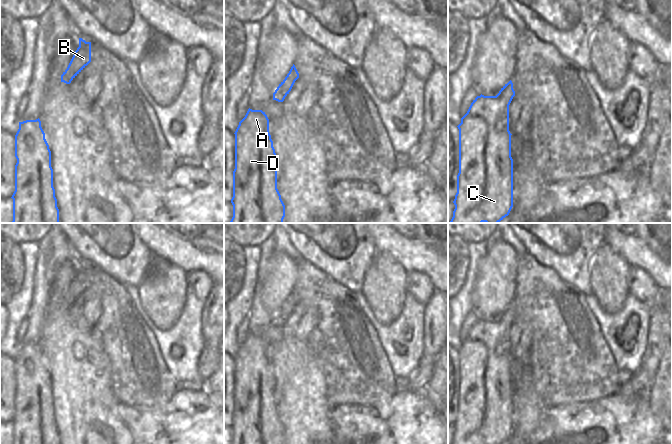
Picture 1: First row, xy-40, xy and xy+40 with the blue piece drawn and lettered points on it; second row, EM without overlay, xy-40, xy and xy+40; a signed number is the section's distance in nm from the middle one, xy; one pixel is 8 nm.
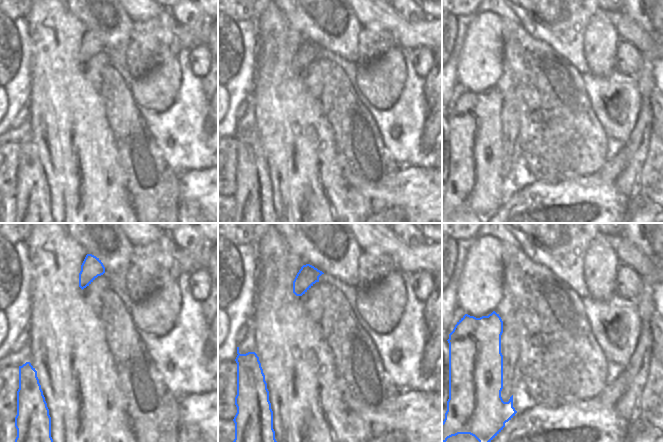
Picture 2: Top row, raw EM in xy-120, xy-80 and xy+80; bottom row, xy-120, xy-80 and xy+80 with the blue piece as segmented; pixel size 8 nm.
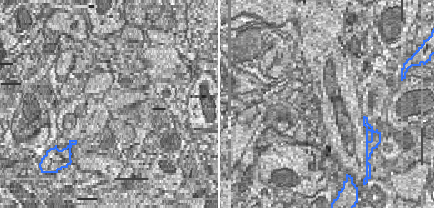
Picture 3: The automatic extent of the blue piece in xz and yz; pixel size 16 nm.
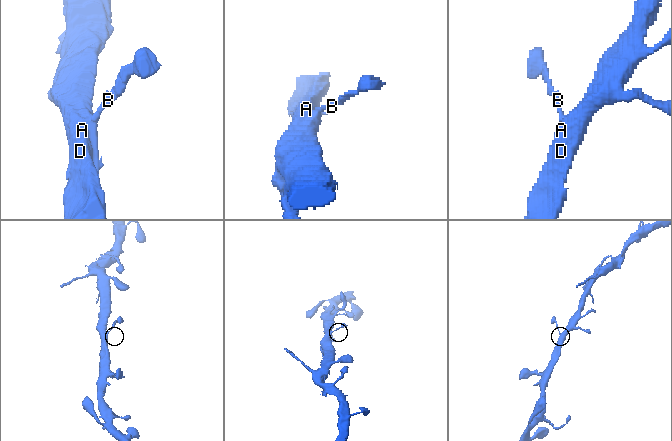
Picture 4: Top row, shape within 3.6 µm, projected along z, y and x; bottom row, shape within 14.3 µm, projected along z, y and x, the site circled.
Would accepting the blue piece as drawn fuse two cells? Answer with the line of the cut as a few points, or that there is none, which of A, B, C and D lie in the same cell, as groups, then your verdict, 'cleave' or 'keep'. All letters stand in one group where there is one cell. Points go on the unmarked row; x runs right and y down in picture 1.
no cut | A B C D | keep

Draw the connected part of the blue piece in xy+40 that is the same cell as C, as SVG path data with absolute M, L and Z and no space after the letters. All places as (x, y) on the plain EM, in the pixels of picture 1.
M510 304L496 320L477 320L461 342L459 397L451 444L503 444L513 431L513 383L509 329L515 320Z

